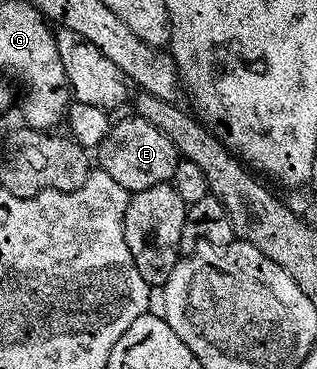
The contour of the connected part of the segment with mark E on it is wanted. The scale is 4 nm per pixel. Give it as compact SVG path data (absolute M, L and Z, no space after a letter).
M133 113L127 115L127 119L122 119L119 123L117 121L111 126L102 143L97 146L97 166L108 173L112 181L124 185L124 189L131 193L171 182L180 160L176 145L172 145L170 138L160 129L156 129L156 125L144 121L144 117Z

